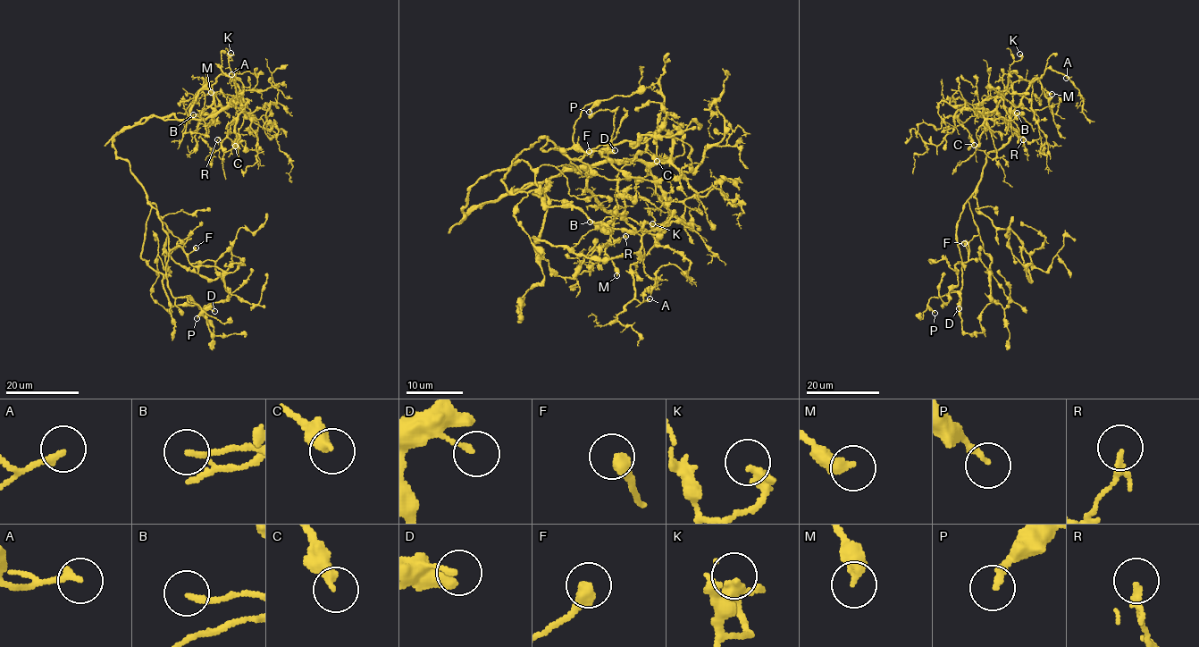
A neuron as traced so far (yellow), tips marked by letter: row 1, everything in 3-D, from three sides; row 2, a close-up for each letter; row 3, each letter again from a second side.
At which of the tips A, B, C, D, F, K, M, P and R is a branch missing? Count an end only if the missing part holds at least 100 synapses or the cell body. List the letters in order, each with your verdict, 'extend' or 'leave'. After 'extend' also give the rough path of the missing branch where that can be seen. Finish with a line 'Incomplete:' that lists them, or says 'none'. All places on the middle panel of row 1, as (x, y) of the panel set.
A: leave
B: leave
C: leave
D: leave
F: leave
K: leave
M: leave
P: leave
R: leave
Incomplete: none

